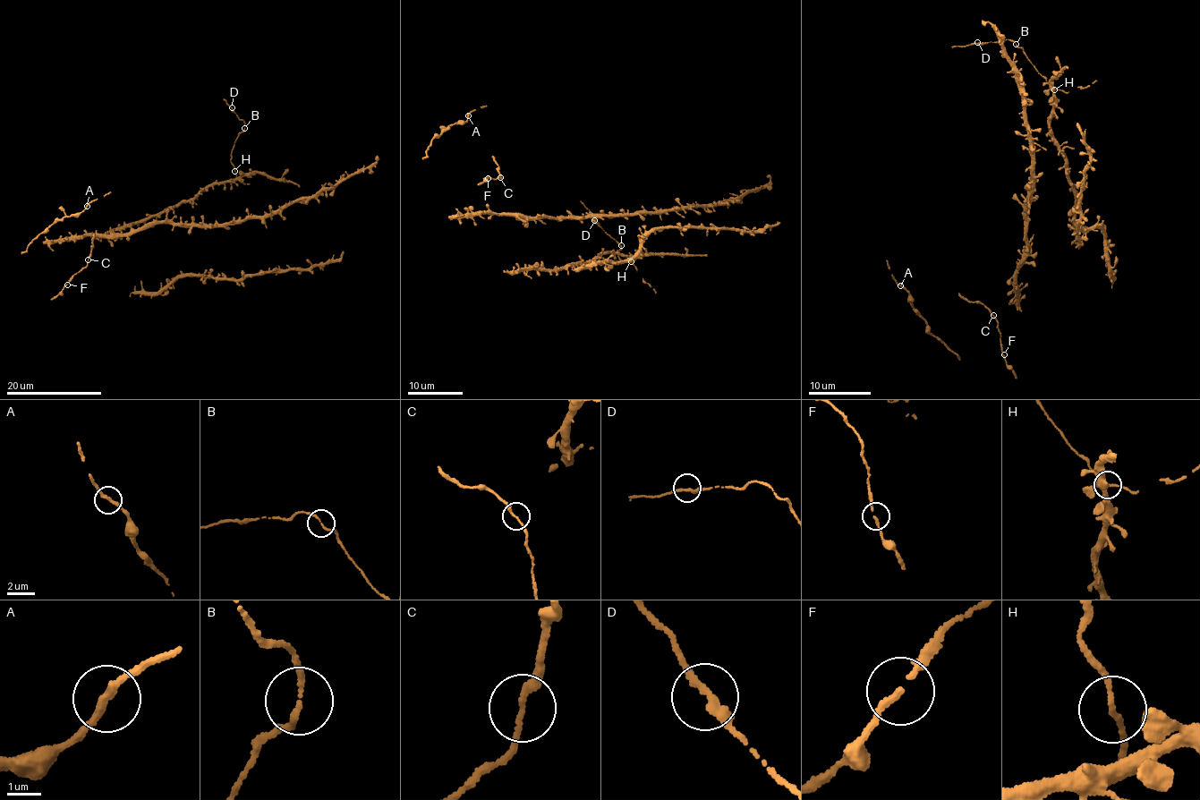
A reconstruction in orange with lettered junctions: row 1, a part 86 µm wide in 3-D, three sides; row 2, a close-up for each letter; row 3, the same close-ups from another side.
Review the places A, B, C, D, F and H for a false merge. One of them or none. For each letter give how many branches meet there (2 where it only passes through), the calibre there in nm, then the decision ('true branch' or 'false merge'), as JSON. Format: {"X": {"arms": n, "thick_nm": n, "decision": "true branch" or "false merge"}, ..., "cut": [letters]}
{"A": {"arms": 2, "thick_nm": 200, "decision": "true branch"}, "B": {"arms": 2, "thick_nm": 150, "decision": "true branch"}, "C": {"arms": 2, "thick_nm": 170, "decision": "true branch"}, "D": {"arms": 2, "thick_nm": 240, "decision": "true branch"}, "F": {"arms": 2, "thick_nm": 170, "decision": "true branch"}, "H": {"arms": 2, "thick_nm": 130, "decision": "true branch"}, "cut": []}

